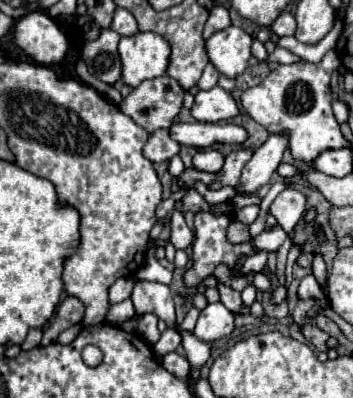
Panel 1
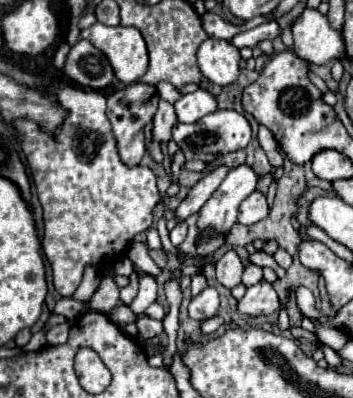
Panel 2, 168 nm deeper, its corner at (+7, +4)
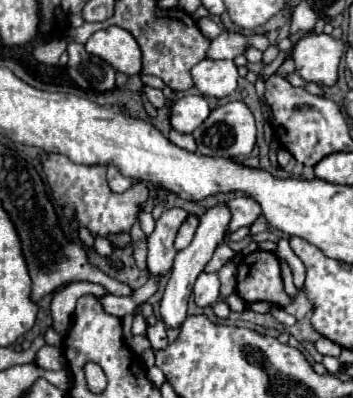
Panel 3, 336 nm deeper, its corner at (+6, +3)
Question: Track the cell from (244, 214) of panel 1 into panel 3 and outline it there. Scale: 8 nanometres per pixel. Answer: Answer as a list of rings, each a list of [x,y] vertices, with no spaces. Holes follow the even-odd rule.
[[[240,196],[240,198],[232,198],[230,200],[230,208],[232,208],[232,220],[230,220],[230,232],[242,228],[242,226],[252,226],[256,222],[256,218],[260,216],[260,206],[256,200],[252,200],[250,196]]]

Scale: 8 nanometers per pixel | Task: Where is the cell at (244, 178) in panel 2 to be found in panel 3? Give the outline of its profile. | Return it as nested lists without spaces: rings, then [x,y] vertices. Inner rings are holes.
[[[226,200],[218,202],[216,206],[208,208],[202,216],[200,216],[200,224],[198,224],[198,230],[194,234],[194,240],[190,242],[190,246],[186,246],[184,250],[180,250],[176,254],[176,260],[174,260],[174,268],[172,268],[172,276],[166,284],[166,290],[164,290],[164,298],[162,298],[162,304],[160,304],[160,314],[162,314],[162,320],[168,328],[176,328],[184,322],[186,318],[186,308],[188,308],[188,298],[192,294],[192,286],[196,282],[196,278],[200,276],[200,272],[204,270],[204,266],[210,262],[214,250],[224,244],[224,238],[228,234],[228,224],[230,224],[230,218],[232,218],[232,212],[230,212],[230,206]]]

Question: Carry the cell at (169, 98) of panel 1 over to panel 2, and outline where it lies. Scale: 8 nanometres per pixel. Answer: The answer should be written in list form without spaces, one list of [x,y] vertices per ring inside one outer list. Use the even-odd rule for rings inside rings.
[[[133,83],[121,91],[115,91],[107,97],[107,117],[111,121],[113,127],[113,135],[117,141],[117,153],[121,157],[121,161],[125,161],[125,165],[133,167],[139,165],[141,157],[145,155],[145,137],[143,137],[143,127],[153,119],[155,111],[157,111],[157,101],[159,101],[159,93],[153,85],[145,85],[145,83]]]

